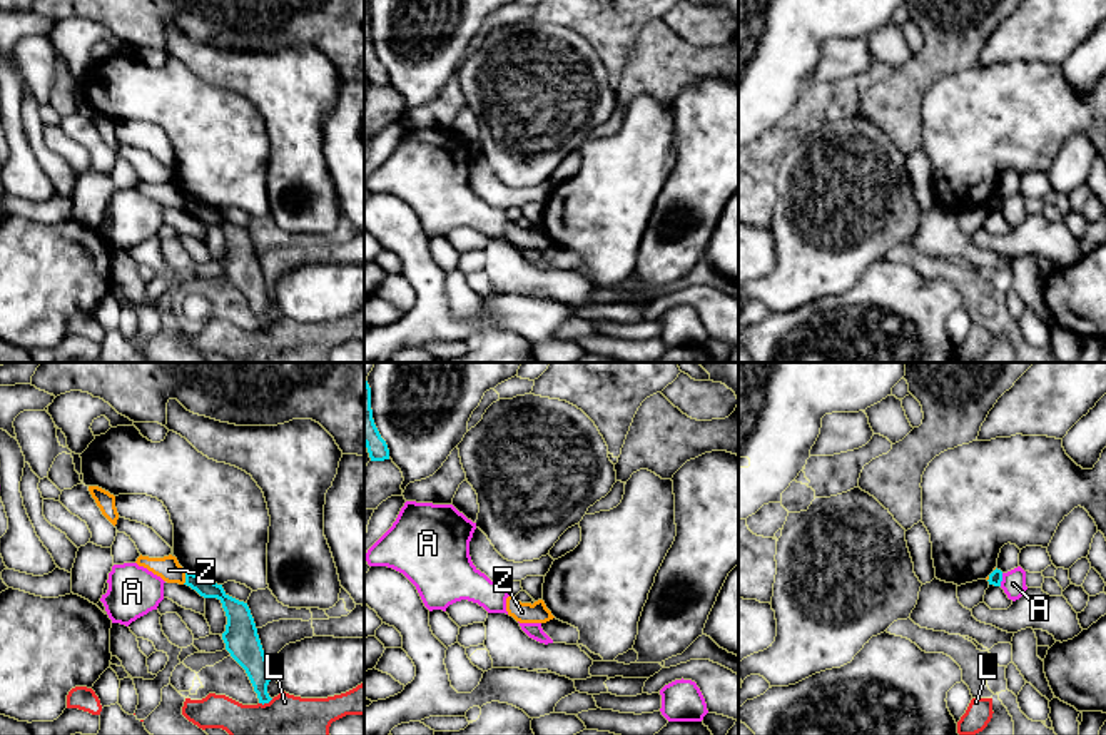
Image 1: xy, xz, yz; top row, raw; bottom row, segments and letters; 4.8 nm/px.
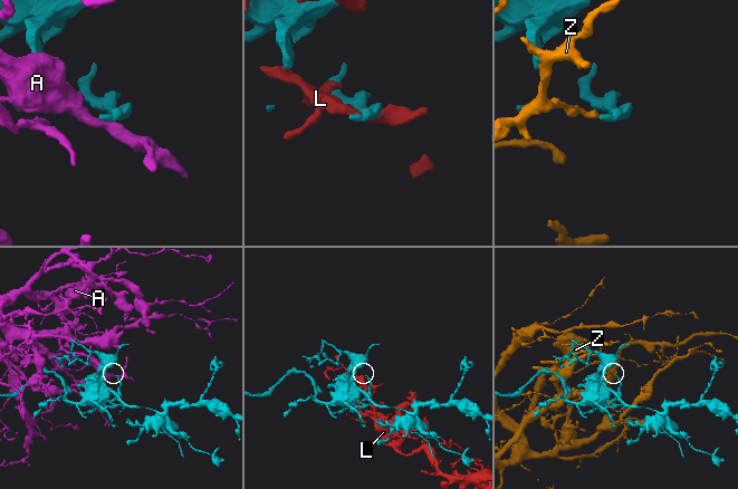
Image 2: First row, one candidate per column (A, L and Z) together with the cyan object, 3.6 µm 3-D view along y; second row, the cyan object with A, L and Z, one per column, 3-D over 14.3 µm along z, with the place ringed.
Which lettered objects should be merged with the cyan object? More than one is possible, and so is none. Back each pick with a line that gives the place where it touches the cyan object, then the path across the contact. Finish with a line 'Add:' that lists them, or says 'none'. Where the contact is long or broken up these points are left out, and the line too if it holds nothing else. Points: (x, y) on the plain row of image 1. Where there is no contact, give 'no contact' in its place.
Add: none

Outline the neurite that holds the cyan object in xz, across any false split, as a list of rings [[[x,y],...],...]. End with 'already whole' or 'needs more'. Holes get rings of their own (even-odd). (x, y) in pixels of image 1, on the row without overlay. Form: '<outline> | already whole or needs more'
[[[364,7],[364,70],[368,74],[371,87],[384,87],[389,85],[389,75],[386,67],[381,63],[371,35],[371,13],[368,7]]] | already whole

